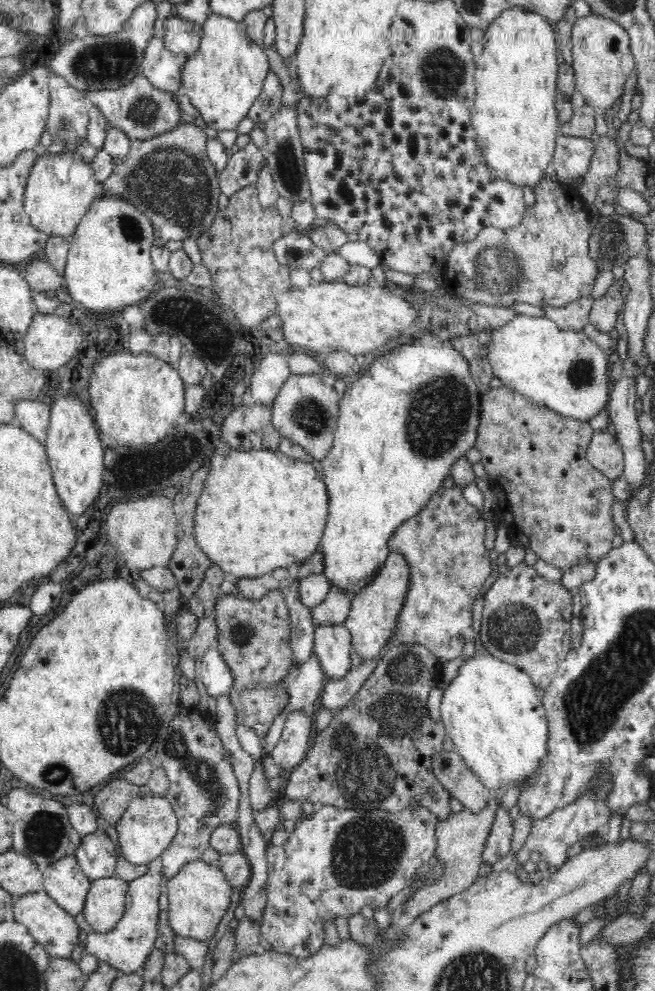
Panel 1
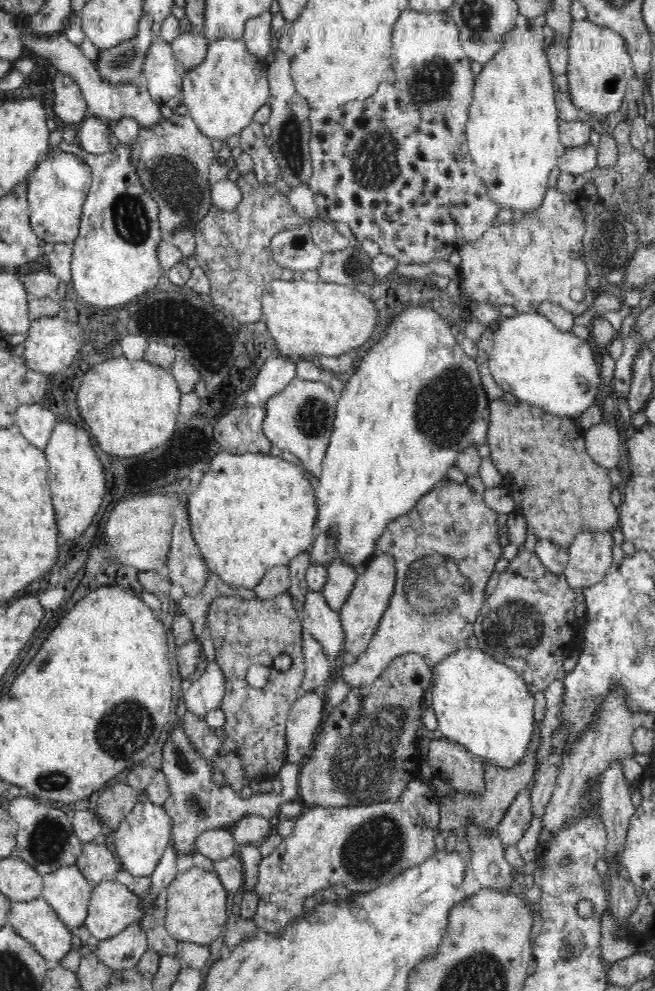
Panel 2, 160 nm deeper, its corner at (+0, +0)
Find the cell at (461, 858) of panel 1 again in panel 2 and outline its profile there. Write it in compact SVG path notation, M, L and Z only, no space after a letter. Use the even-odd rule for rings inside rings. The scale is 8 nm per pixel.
M534 720L534 732L532 732L531 743L528 744L527 754L513 768L495 767L492 763L483 763L485 788L482 794L468 794L450 790L449 794L439 799L438 807L440 813L439 831L446 837L450 832L454 832L458 826L466 826L466 822L473 822L484 828L496 829L500 824L504 813L510 808L512 801L518 796L522 789L526 789L535 779L538 756L543 750L543 744L546 738L542 732L538 722Z

